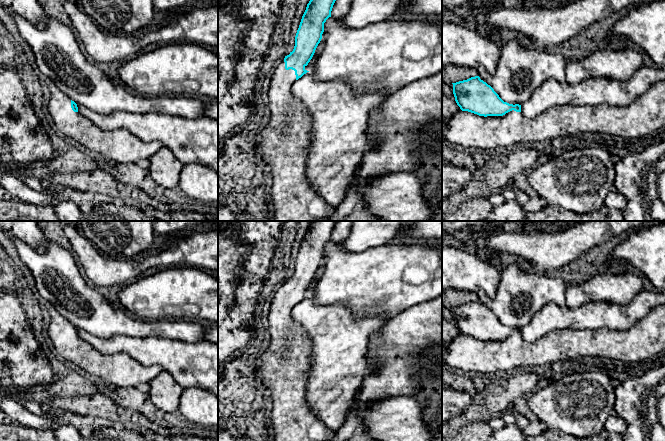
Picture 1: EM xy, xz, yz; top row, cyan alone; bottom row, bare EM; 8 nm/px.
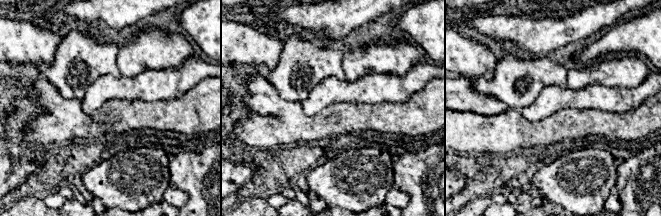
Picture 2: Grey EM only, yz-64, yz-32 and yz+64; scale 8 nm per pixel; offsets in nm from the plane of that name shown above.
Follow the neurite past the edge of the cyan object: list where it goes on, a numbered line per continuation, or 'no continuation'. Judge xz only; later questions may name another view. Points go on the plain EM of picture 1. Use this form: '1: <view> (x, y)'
1: xz (319, 273)

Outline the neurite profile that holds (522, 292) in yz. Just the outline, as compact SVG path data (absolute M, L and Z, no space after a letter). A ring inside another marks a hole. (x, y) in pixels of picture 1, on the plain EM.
M515 261L502 270L497 291L492 298L483 291L479 291L477 297L504 326L521 329L531 322L532 317L544 305L555 303L559 307L565 306L565 284L557 273L541 274Z

